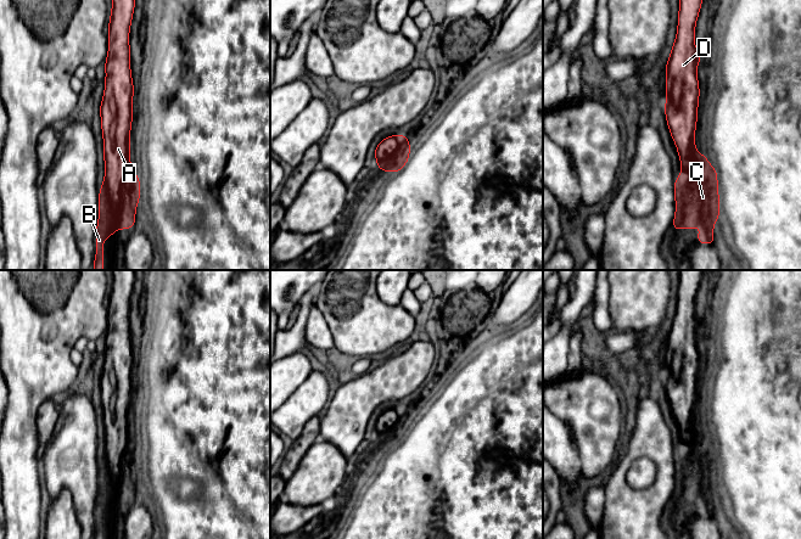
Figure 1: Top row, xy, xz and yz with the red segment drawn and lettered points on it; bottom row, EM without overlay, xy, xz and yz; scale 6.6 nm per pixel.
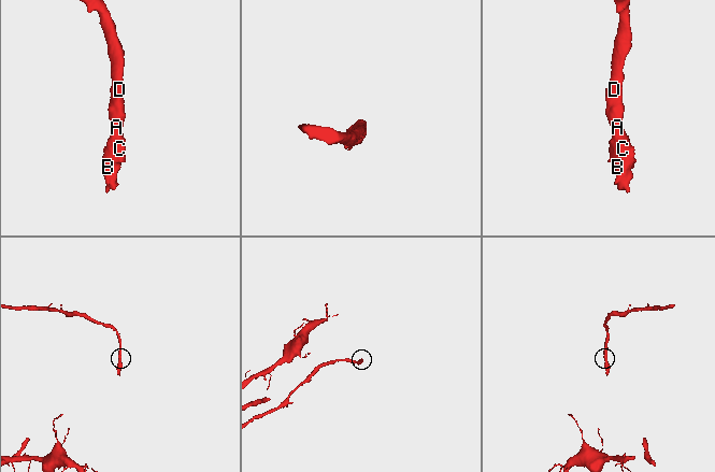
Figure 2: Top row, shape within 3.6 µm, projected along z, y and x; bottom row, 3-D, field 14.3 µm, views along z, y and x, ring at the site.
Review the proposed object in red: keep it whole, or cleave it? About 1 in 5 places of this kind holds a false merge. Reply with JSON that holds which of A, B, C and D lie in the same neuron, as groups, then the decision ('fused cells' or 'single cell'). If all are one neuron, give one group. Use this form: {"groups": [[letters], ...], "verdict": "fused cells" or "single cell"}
{"groups": [["A", "B", "C", "D"]], "verdict": "single cell"}

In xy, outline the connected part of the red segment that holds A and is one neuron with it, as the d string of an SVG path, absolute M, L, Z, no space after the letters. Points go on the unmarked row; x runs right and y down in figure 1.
M112 270L106 353L100 377L106 447L99 464L99 494L94 539L103 539L103 513L118 501L133 501L140 471L140 451L129 434L133 395L133 352L129 303L135 270Z

